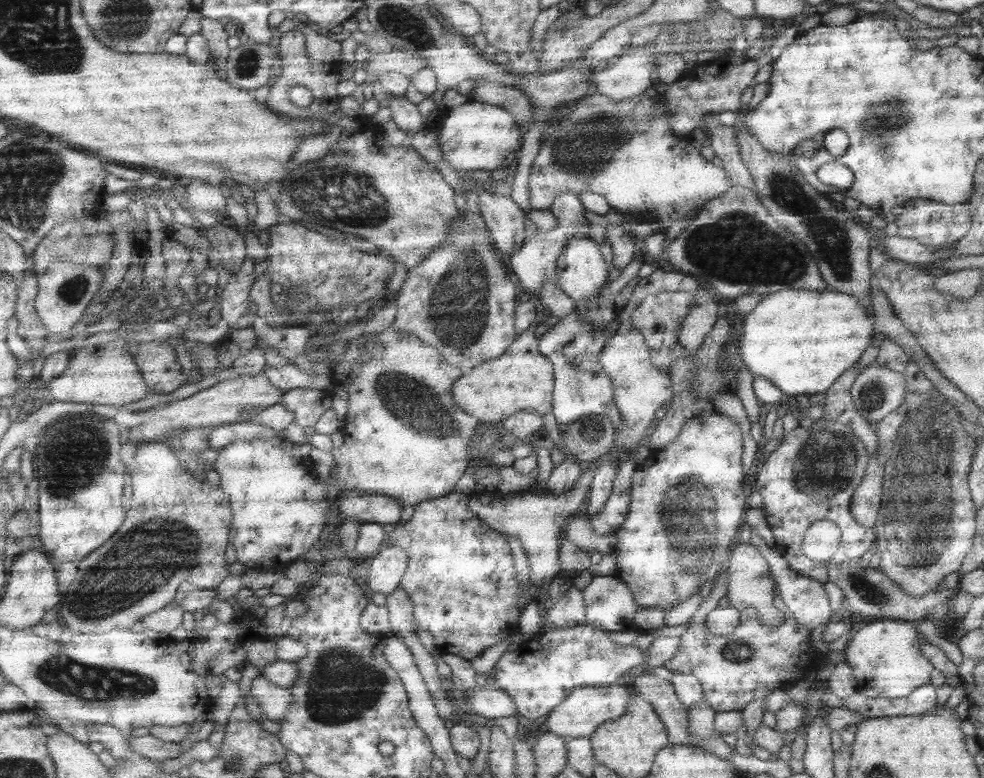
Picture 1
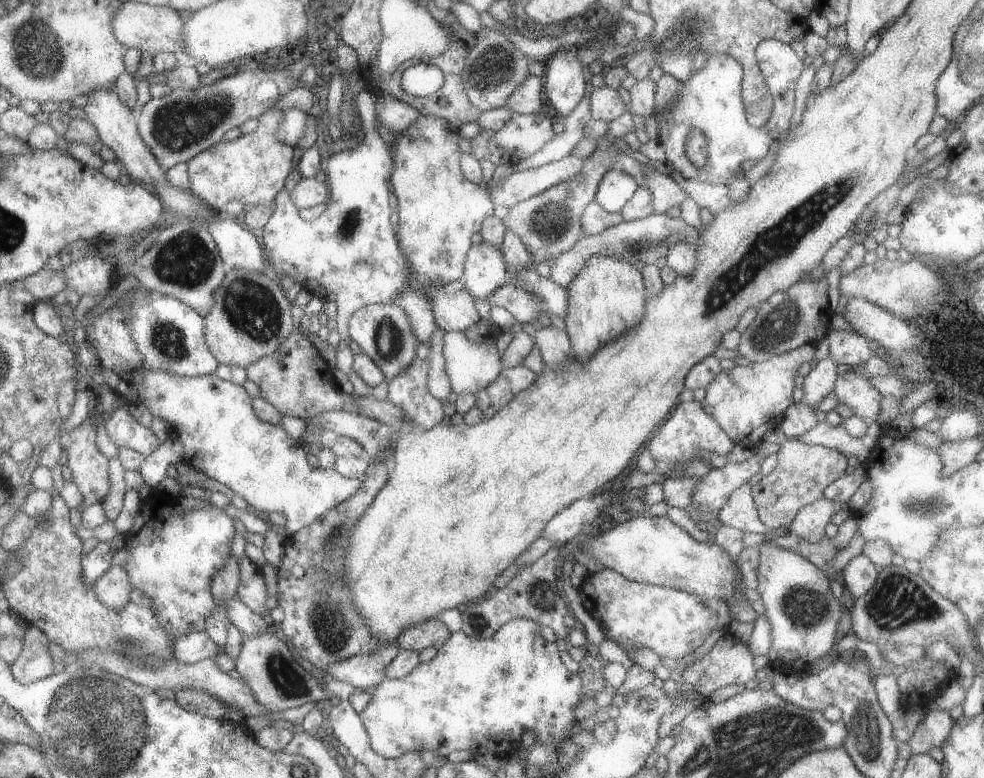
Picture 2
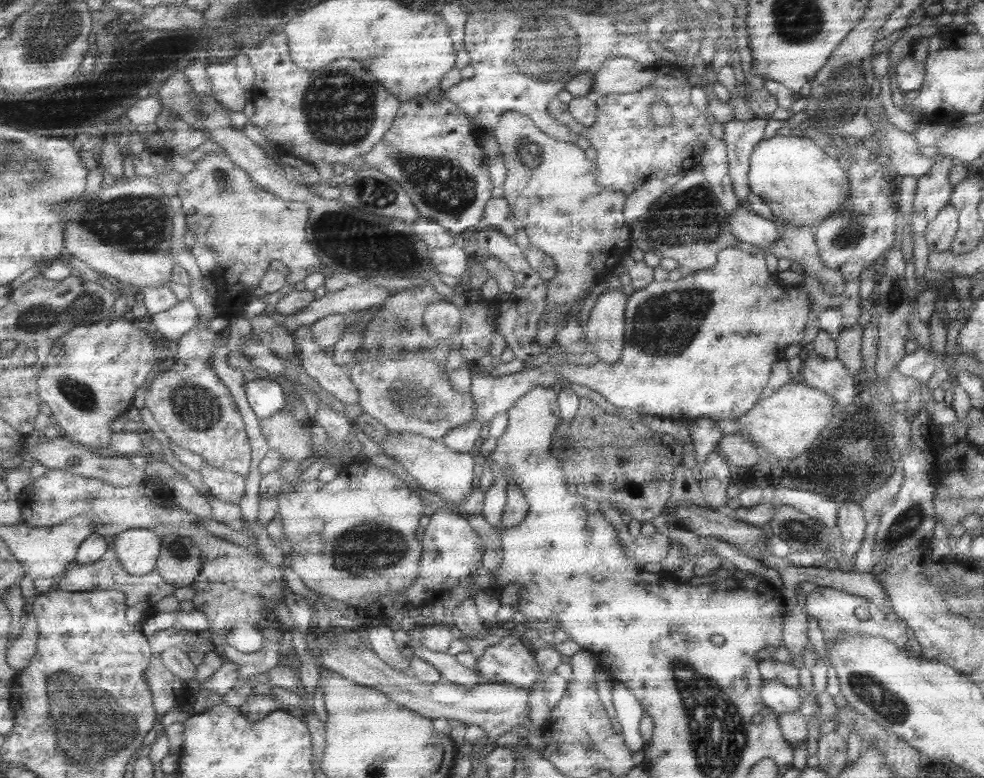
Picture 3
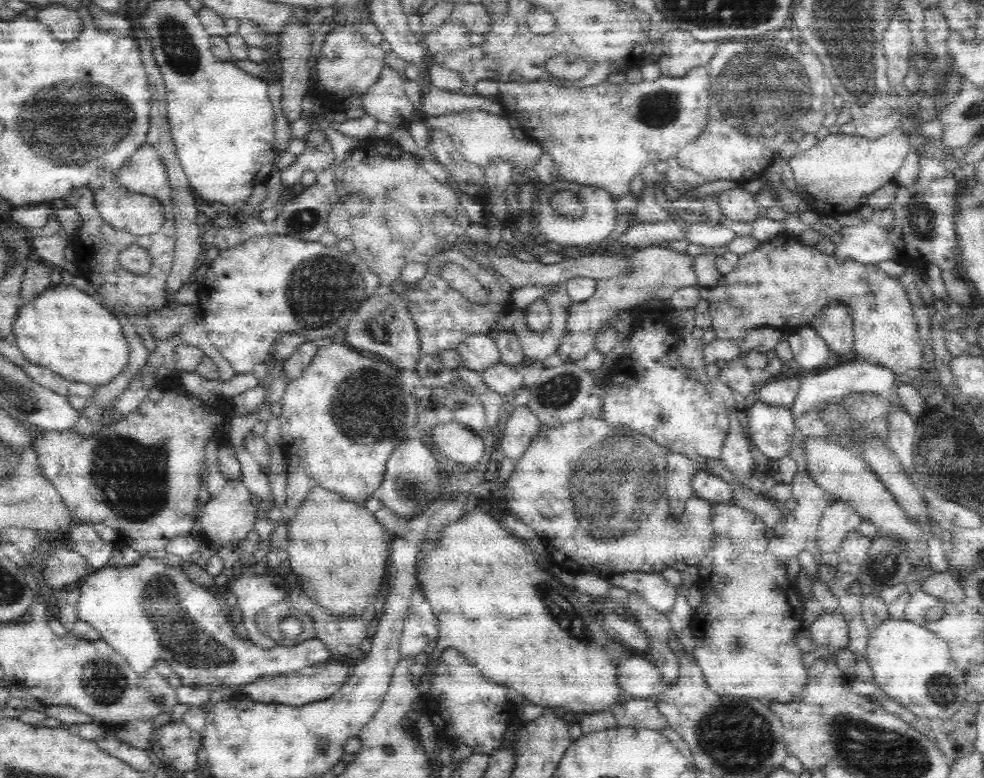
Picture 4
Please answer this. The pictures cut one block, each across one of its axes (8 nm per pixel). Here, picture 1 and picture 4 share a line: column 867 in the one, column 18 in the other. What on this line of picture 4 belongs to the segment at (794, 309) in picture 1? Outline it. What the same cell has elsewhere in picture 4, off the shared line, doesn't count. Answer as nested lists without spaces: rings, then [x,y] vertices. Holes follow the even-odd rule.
[[[58,283],[45,290],[41,296],[22,307],[12,324],[12,343],[18,345],[24,357],[35,365],[50,368],[70,383],[79,382],[88,386],[104,386],[114,378],[126,373],[130,360],[130,347],[124,333],[124,325],[114,311],[110,311],[97,297],[78,289],[74,284]]]

